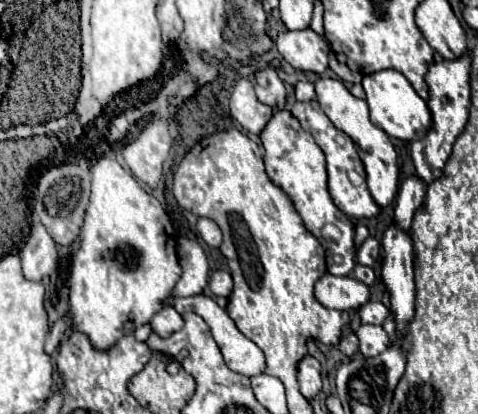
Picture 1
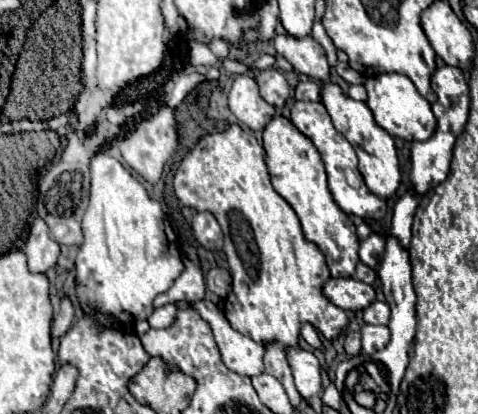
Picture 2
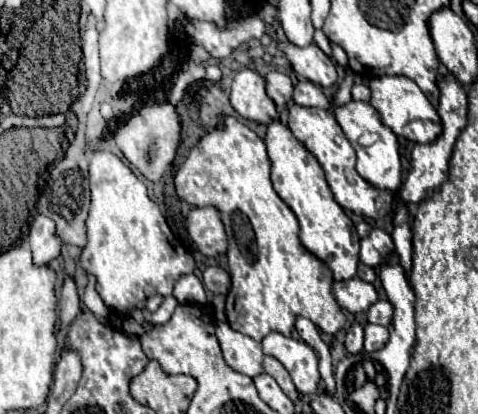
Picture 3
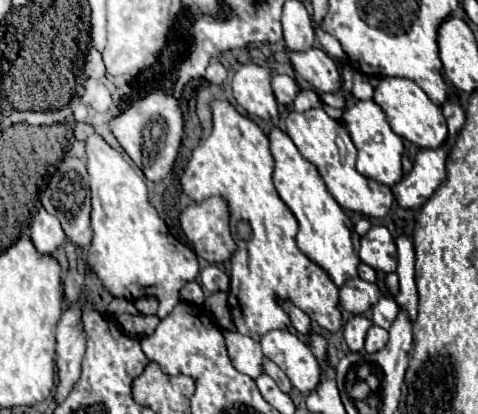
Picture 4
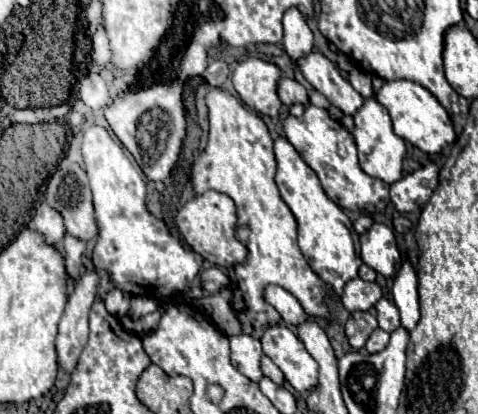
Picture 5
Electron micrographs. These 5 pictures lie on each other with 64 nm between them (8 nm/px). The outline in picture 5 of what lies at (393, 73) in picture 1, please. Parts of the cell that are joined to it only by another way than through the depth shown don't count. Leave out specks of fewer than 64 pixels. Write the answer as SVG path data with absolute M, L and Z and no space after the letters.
M388 80L376 92L376 100L388 110L388 114L392 118L394 134L404 138L406 142L418 146L426 154L440 154L442 148L456 138L450 114L444 110L444 106L426 88L422 88L416 82Z

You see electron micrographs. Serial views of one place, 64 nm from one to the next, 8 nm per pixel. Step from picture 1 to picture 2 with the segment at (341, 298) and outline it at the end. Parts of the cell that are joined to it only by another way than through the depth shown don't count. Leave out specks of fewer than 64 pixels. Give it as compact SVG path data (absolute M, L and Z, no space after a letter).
M330 278L322 286L322 292L342 310L364 310L376 298L372 286L354 278Z

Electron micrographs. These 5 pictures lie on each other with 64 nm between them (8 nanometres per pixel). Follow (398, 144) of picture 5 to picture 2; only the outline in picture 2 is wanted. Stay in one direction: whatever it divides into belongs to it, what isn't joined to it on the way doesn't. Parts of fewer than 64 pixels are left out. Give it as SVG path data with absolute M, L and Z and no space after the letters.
M324 82L320 88L320 94L322 94L322 104L326 106L326 112L332 118L334 128L338 132L342 132L348 138L348 142L354 146L358 160L360 160L358 168L360 168L364 182L370 188L370 192L382 200L392 198L400 186L400 166L398 166L398 154L396 154L394 138L374 122L374 116L372 116L370 108L366 106L366 102L352 100L350 96L346 96L342 92L342 88L338 84Z

